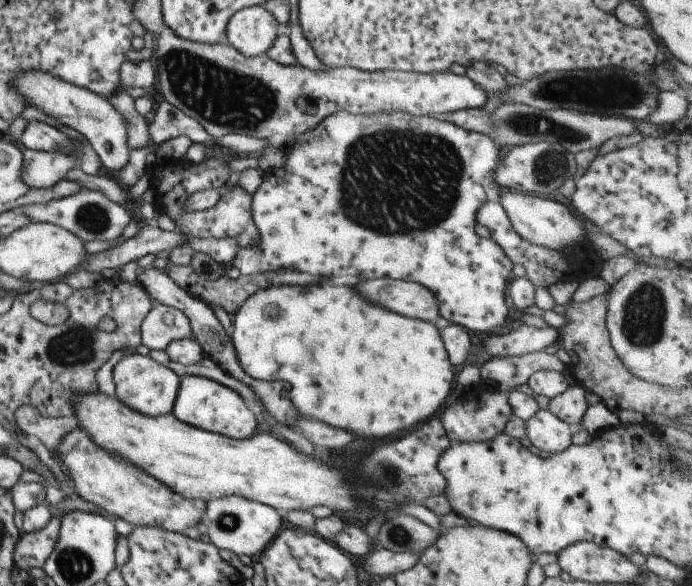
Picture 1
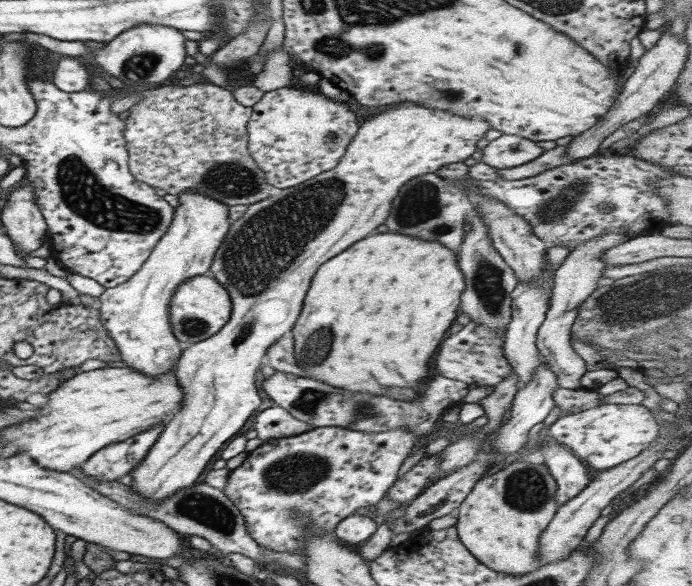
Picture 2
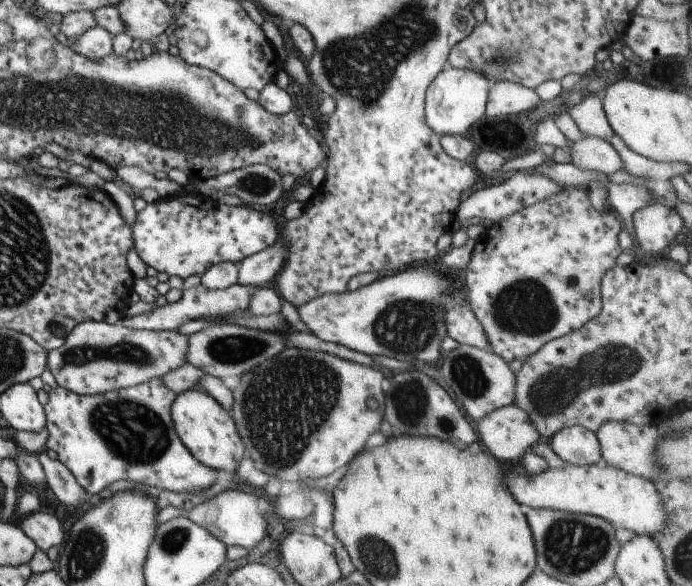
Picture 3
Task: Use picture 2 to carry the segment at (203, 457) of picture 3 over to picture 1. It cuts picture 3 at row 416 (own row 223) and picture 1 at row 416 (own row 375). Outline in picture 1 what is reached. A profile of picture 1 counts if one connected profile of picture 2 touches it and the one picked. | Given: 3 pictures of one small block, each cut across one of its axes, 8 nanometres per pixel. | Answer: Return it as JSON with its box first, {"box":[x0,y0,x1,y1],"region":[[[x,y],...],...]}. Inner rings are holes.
{"box":[112,353,180,419],"region":[[[136,353],[123,355],[112,367],[112,382],[116,400],[149,419],[172,413],[180,386],[180,379],[172,372],[170,366],[162,366],[149,356]]]}

